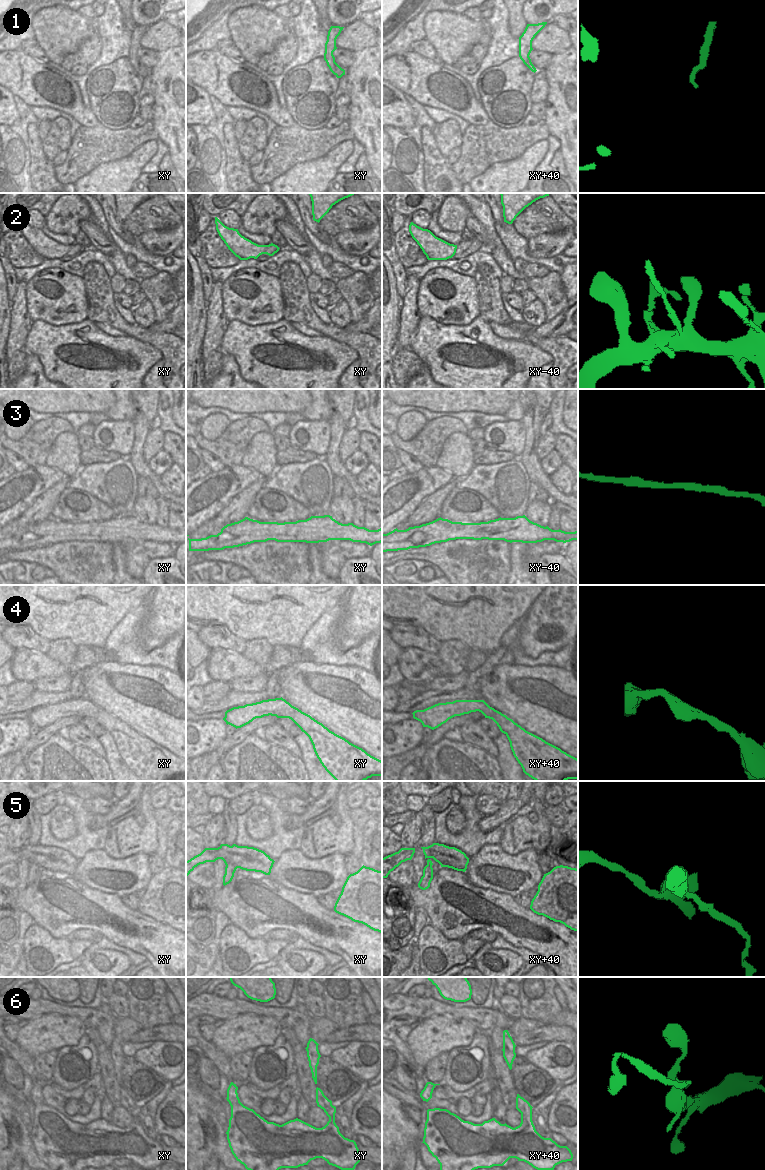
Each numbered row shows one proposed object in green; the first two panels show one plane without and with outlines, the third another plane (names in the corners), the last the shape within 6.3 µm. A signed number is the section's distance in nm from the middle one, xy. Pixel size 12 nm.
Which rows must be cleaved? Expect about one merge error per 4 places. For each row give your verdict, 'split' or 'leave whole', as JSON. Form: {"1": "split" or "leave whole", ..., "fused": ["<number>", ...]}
{"1": "split", "2": "leave whole", "3": "leave whole", "4": "leave whole", "5": "split", "6": "split", "fused": ["1", "5", "6"]}

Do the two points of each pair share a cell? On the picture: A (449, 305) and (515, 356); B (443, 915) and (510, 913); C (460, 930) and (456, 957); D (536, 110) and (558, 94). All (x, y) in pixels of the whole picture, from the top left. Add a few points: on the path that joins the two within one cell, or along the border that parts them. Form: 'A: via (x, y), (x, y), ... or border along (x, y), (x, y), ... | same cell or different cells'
A: border along (479, 315), (468, 324), (448, 325) | different cells
B: via (460, 915), (464, 915), (473, 924), (493, 924) | same cell
C: border along (438, 929), (446, 938), (461, 940) | different cells
D: border along (546, 100), (543, 118) | different cells

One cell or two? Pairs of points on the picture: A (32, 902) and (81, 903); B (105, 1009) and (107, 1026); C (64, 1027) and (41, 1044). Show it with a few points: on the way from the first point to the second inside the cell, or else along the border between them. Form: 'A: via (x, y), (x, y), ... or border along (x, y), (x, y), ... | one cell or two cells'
A: via (44, 902), (48, 902), (63, 911), (69, 906) | one cell
B: via (107, 1013), (107, 1022) | one cell
C: via (58, 1031), (54, 1031), (47, 1038) | one cell

